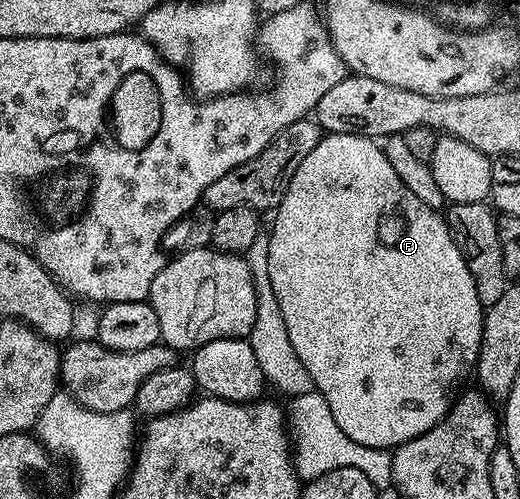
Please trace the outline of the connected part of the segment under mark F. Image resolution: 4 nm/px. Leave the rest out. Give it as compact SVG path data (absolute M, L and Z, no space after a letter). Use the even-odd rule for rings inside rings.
M325 134L318 145L314 145L306 161L298 165L298 173L294 173L272 217L272 231L267 232L270 285L274 289L274 297L278 297L282 321L286 321L290 345L294 345L298 361L306 365L313 388L320 391L322 397L326 397L326 405L330 405L330 413L334 413L334 421L338 421L342 433L346 433L350 441L358 441L358 445L395 449L434 429L434 425L441 423L452 408L461 390L460 382L463 381L464 374L467 371L469 374L475 368L476 358L480 355L486 310L478 301L476 282L448 228L445 216L435 207L422 205L422 201L418 201L418 197L414 197L414 193L410 193L410 189L402 185L402 177L394 173L390 161L386 161L383 146L377 140L367 139L364 135Z

